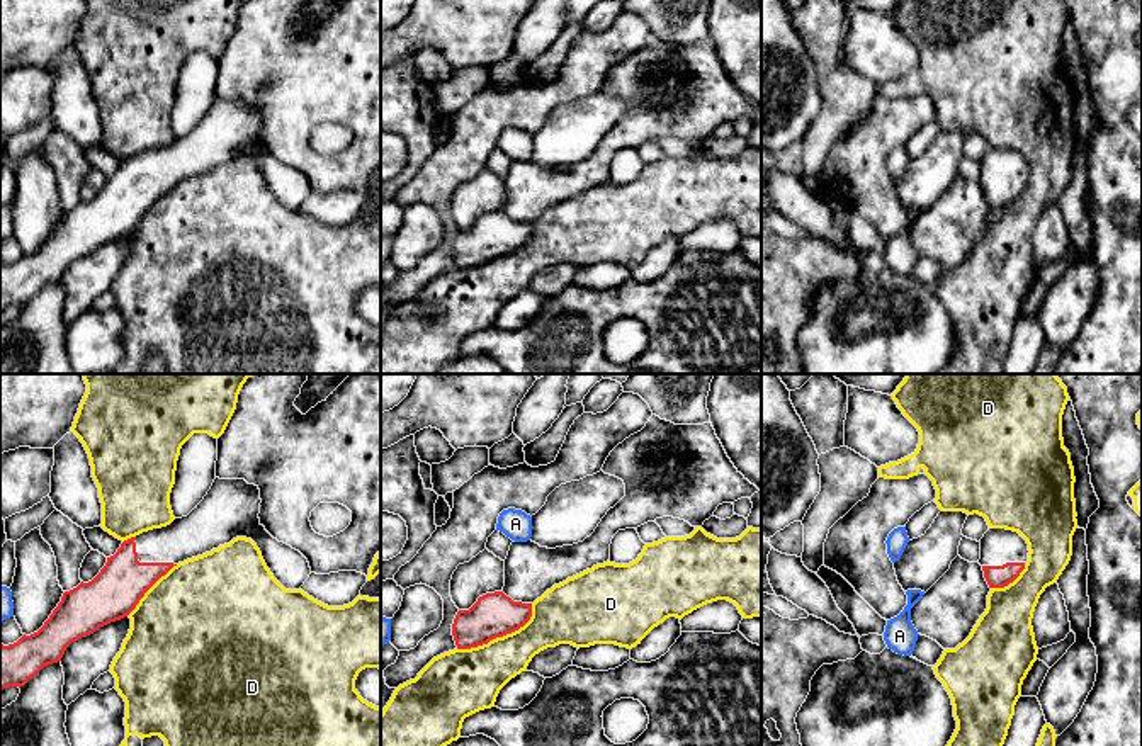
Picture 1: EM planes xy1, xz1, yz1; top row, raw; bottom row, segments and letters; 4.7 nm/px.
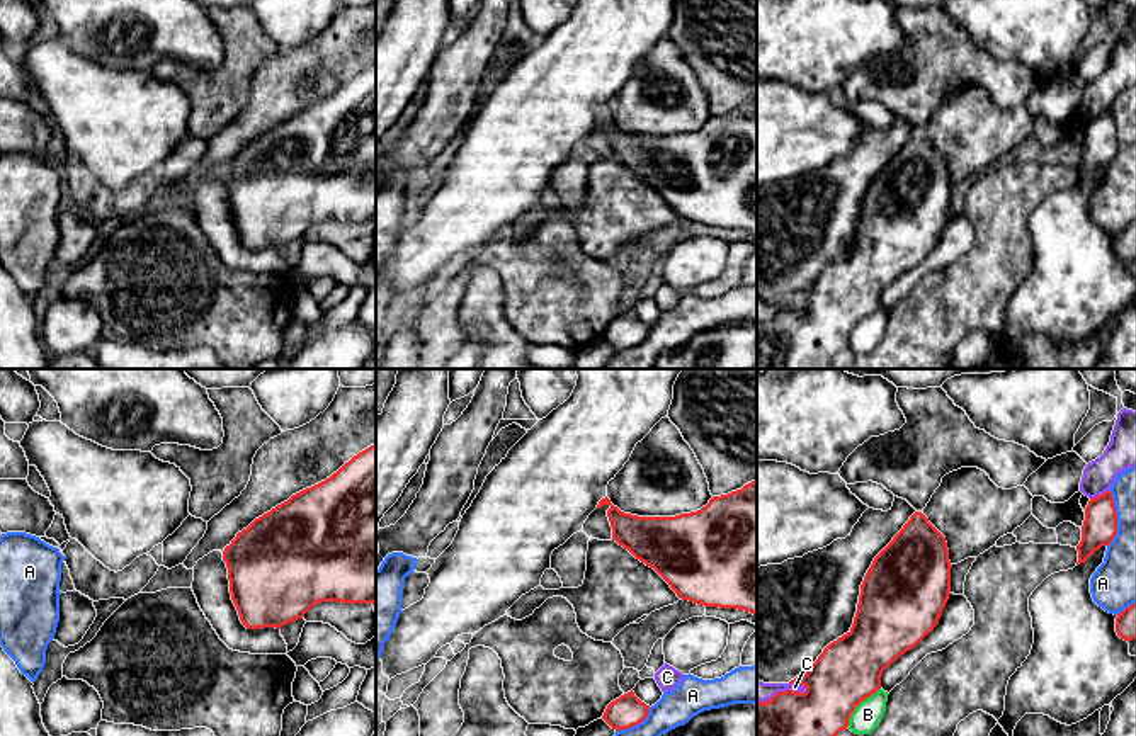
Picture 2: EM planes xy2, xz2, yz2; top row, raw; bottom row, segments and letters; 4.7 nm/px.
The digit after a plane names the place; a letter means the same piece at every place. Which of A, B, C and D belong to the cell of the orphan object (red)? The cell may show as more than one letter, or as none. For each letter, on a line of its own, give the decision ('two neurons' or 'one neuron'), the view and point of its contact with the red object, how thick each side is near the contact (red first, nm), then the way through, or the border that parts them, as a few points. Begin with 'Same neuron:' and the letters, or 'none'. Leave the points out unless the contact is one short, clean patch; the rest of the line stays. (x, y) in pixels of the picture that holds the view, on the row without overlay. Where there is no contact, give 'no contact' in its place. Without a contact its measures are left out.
Same neuron: none
A: two neurons | xz2 (635, 344) | 150/190 nm
B: two neurons | yz2 (857, 323) | 320/140 nm
C: two neurons | yz2 (783, 311) | 440/100 nm
D: two neurons | xz1 (500, 255) | 220/280 nm

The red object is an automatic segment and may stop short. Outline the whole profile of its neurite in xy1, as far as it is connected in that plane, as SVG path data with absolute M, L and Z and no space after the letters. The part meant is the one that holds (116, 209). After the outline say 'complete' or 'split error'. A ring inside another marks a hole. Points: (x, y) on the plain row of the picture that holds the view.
M216 97L204 119L187 136L124 160L92 201L82 201L76 207L65 211L37 251L25 255L15 236L0 241L0 311L8 306L24 306L44 285L61 280L71 262L127 236L144 212L178 182L211 172L236 156L246 156L257 163L267 187L286 209L299 209L311 194L309 182L299 170L279 161L265 150L258 138L260 122L258 105L245 99Z; split error

